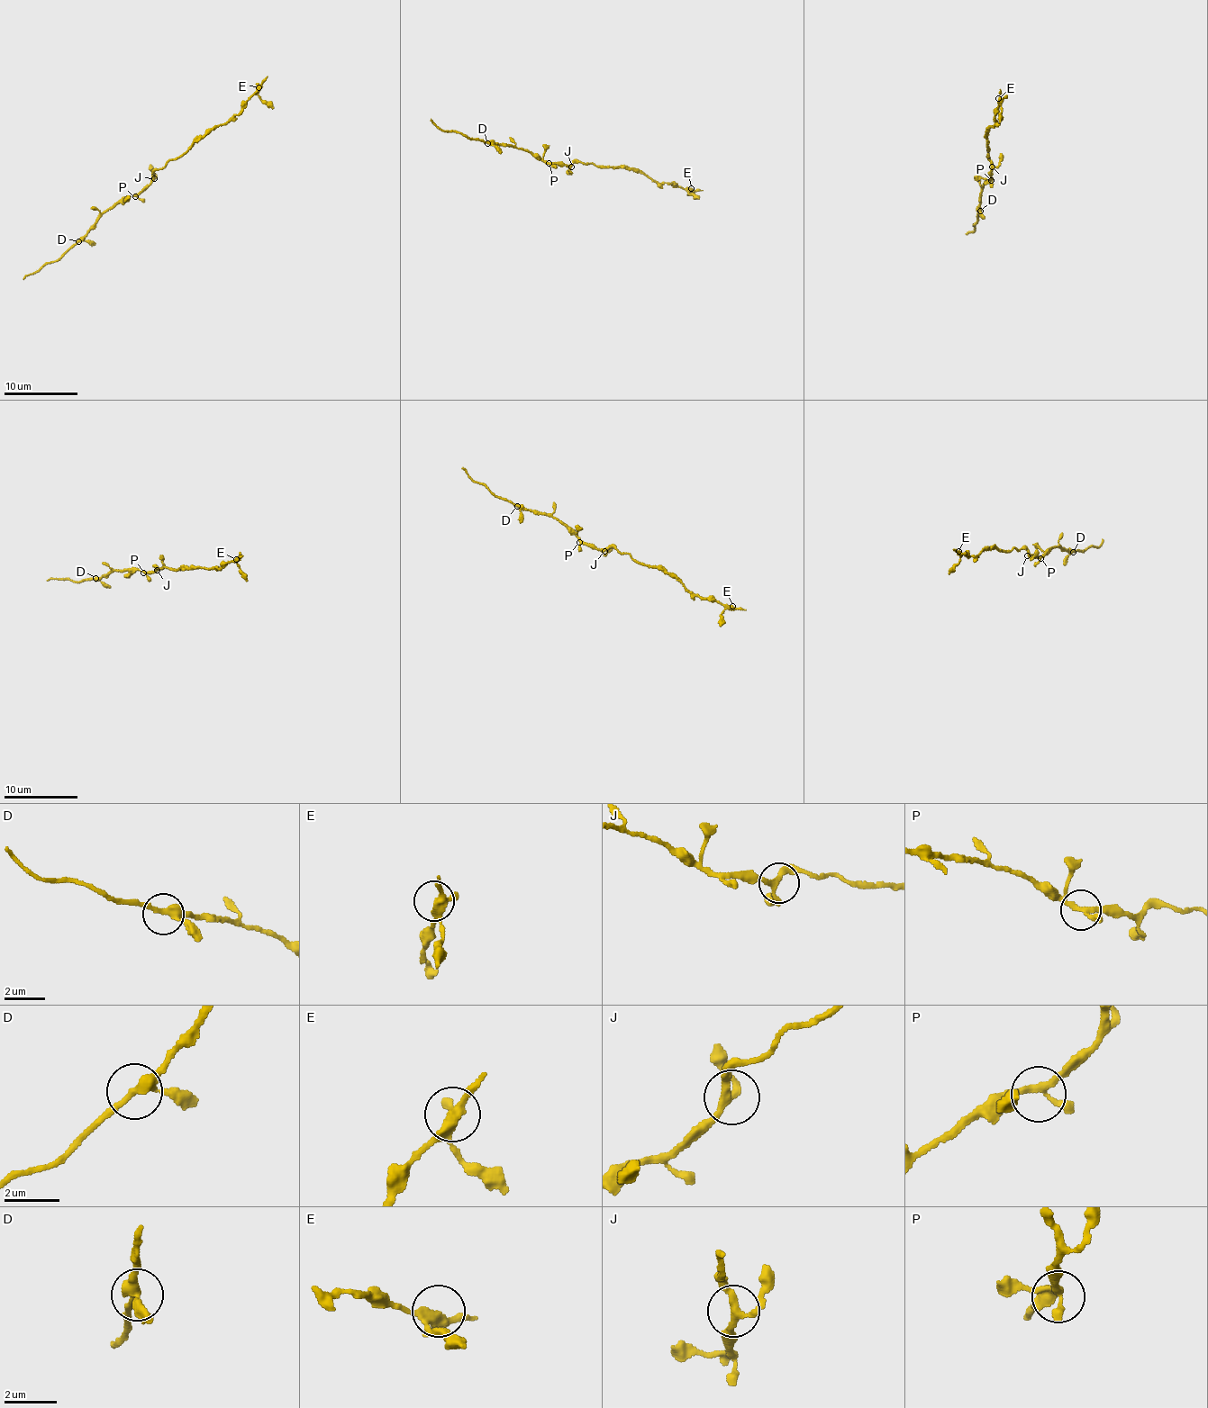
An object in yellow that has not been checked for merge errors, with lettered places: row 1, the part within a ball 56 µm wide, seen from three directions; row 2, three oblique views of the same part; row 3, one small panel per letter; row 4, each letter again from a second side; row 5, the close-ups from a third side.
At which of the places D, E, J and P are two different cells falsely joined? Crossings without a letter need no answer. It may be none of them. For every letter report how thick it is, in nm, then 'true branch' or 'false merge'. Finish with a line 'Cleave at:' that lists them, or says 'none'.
D: 280 nm thick; true branch
E: 320 nm thick; true branch
J: 220 nm thick; true branch
P: 200 nm thick; true branch
Cleave at: none

